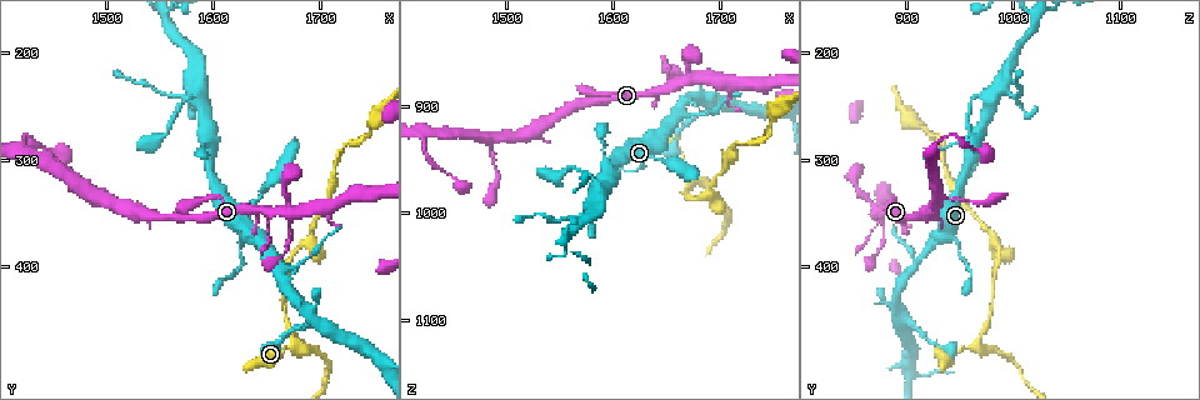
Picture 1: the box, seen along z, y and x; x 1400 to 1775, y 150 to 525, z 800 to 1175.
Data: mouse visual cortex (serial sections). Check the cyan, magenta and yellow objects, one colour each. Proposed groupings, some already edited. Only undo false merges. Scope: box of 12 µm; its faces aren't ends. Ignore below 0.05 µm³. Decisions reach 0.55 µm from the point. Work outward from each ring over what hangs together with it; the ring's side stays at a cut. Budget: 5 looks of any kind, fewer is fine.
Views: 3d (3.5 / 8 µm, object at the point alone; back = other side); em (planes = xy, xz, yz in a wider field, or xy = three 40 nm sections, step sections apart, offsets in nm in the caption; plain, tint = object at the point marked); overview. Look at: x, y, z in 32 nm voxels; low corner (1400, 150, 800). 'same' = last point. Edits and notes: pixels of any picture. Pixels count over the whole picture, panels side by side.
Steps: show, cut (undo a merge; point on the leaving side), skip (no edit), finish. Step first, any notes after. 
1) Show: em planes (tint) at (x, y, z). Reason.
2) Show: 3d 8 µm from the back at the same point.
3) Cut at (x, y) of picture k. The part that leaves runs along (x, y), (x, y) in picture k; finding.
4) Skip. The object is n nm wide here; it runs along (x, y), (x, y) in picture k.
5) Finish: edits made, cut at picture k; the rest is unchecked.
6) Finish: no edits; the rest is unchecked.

Show: 3d 3.5 µm at (1676, 472, 968). Sudden change in width.

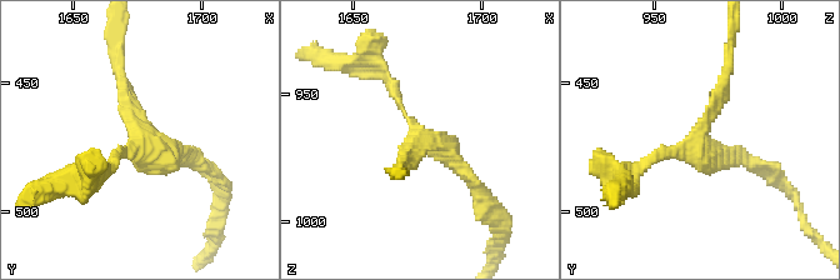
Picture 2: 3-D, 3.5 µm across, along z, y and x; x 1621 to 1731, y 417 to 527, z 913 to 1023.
Show: em xy step 3 (tint) at (1676, 472, 966). 3 arms meet here; the arms are 150, 200, 200 nm wide; now the EM.

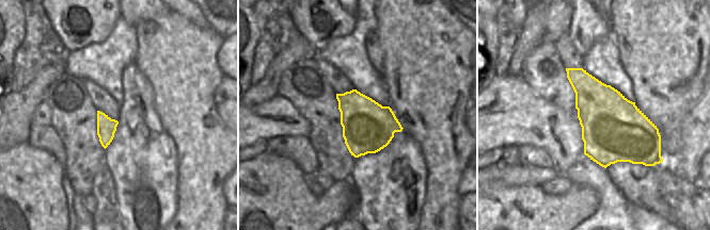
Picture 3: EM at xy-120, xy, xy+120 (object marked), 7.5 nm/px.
Skip. Continuous, no second cell.

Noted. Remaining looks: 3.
Show: 3d 3.5 µm at (1588, 242, 978). Sharp bend.

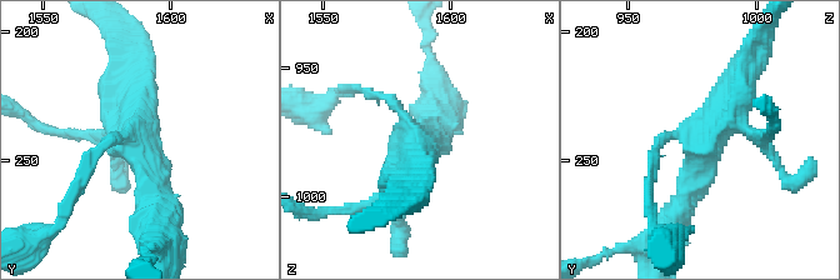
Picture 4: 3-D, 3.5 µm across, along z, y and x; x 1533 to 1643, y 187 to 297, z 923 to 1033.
Show: em xy step 3 (tint) at (1586, 243, 979). 4 arms meet here; the arms are 150, 200, 350, 350 nm wide.

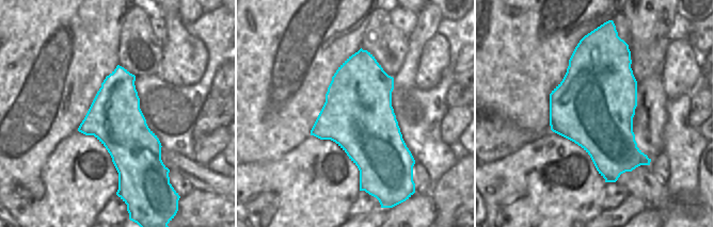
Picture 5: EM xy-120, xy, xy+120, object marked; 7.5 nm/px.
Skip. It runs along (678, 216), (745, 71) in picture 4; one cell here.

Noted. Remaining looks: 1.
Finish: no edits; the rest is unchecked.

